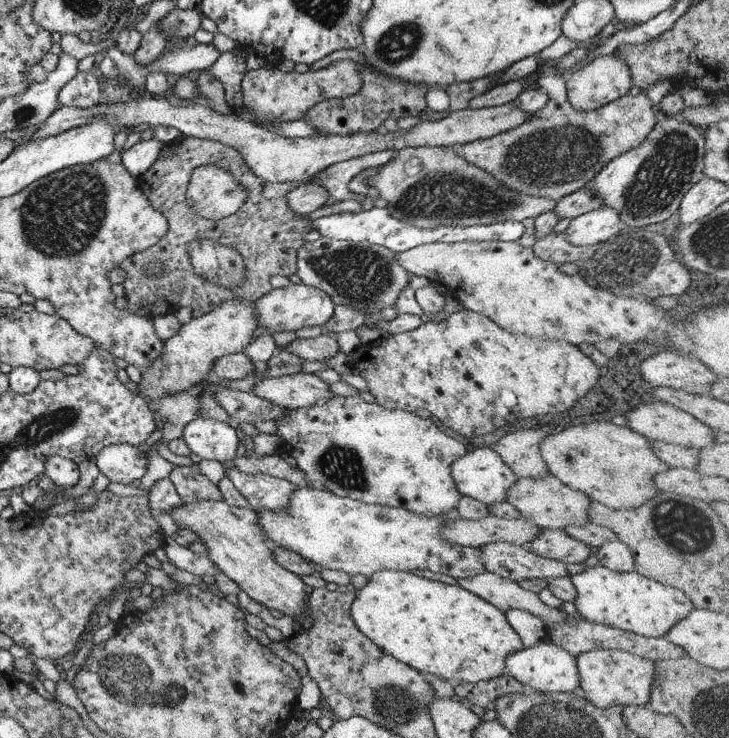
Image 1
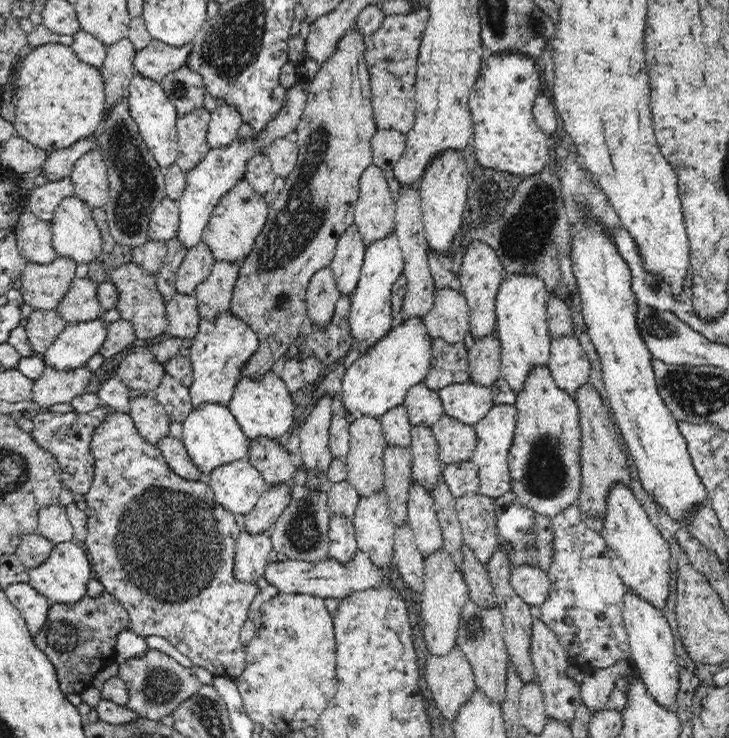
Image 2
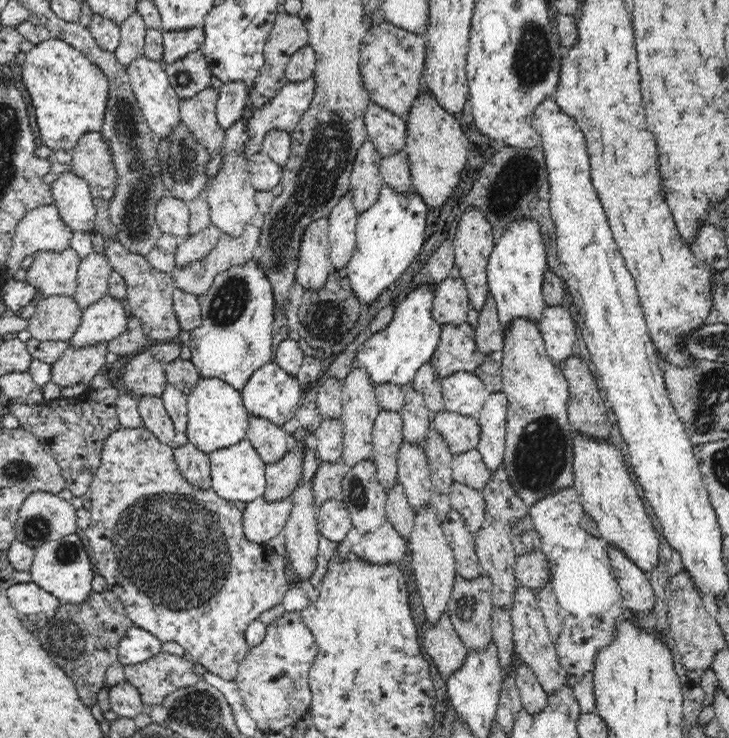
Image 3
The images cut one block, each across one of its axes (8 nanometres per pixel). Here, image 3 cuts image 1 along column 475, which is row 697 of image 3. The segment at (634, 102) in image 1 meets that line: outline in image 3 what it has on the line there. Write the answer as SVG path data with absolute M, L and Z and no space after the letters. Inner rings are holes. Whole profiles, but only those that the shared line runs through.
M160 652L157 656L136 665L124 665L125 680L132 684L141 695L143 704L148 707L162 704L164 698L178 690L196 684L202 676L194 672L195 664L189 657L175 656Z

